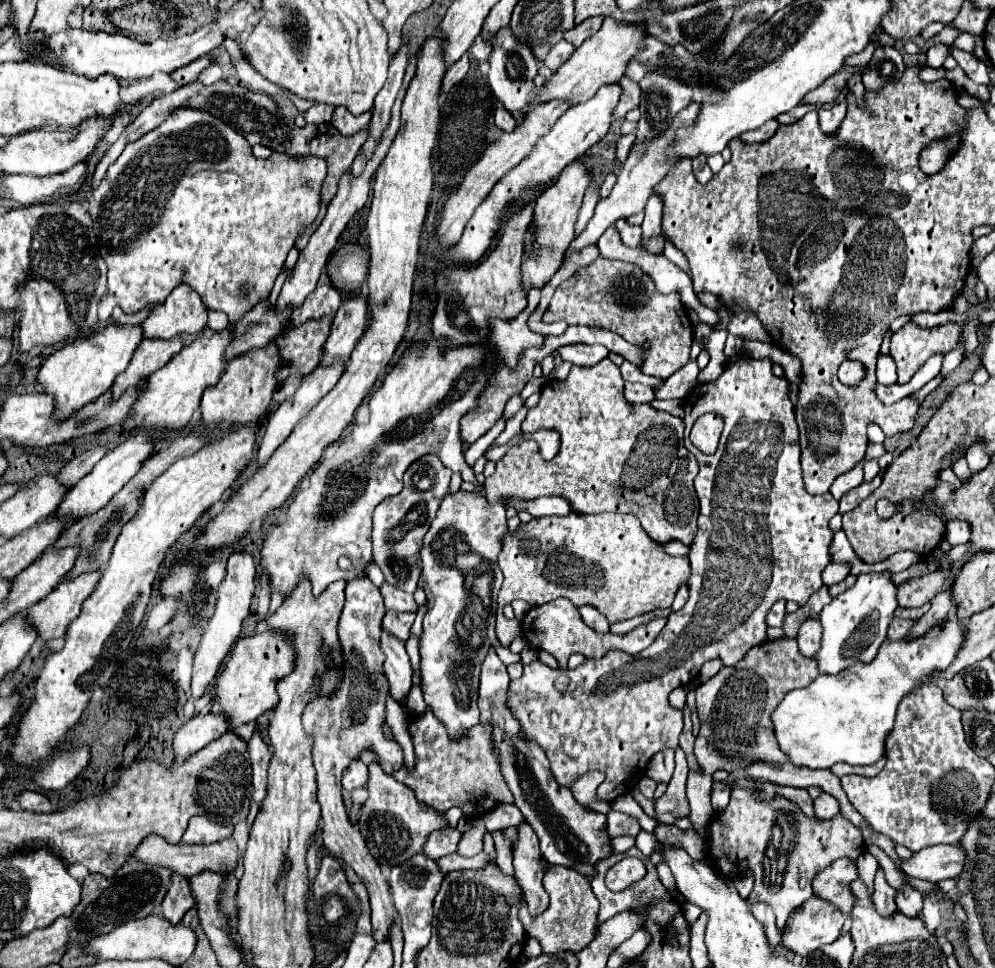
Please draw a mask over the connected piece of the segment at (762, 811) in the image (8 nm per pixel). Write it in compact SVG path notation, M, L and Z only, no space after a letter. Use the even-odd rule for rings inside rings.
M740 776L734 780L732 800L728 808L718 812L708 824L708 834L710 834L708 852L714 862L714 868L722 876L732 878L742 870L750 870L754 874L754 890L748 896L748 904L766 902L776 914L778 930L784 932L786 918L794 910L794 906L800 906L806 898L812 896L810 884L814 882L814 876L822 872L822 868L828 868L838 858L848 856L856 860L864 850L864 840L860 828L856 828L842 814L834 816L834 820L816 822L810 820L794 802L786 800L784 796L760 800L758 784L762 782L750 776ZM784 812L792 814L790 822L784 816ZM766 874L768 874L768 882L764 882ZM802 876L804 876L804 886L802 886Z

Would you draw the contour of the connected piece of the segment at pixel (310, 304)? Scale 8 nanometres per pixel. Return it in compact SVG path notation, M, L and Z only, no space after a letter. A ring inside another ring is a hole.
M326 270L322 272L320 280L318 280L318 286L316 290L304 300L304 304L300 308L296 308L290 316L290 326L292 328L298 328L302 326L304 322L308 320L318 320L322 316L330 316L334 318L334 312L338 312L342 304L342 296L340 296L340 290L336 290L326 274Z

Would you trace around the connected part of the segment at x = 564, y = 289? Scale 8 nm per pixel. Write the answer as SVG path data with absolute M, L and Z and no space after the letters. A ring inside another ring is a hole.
M602 256L596 258L590 266L580 268L554 292L554 298L542 320L548 324L566 320L570 326L612 330L630 344L642 344L648 340L650 352L642 366L642 372L662 380L690 362L694 328L688 318L688 310L680 304L676 294L660 294L652 278L632 264L614 262Z

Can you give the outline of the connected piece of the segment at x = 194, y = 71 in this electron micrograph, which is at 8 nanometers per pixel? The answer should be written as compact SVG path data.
M210 56L198 58L198 60L194 60L192 64L176 69L171 74L172 79L176 81L178 87L193 82L204 68L208 68L208 64L210 64Z

